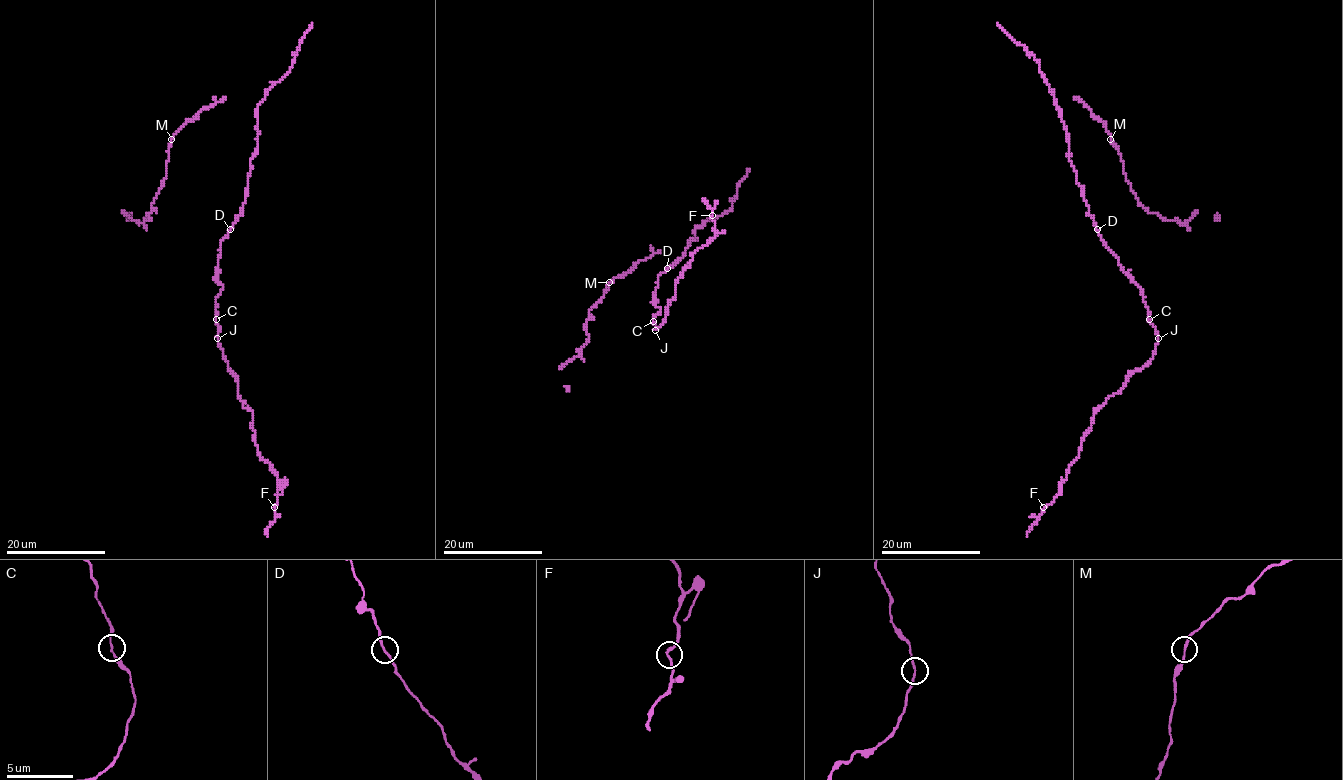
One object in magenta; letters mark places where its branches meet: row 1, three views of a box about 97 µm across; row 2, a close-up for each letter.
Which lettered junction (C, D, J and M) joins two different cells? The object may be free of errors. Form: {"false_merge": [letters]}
{"false_merge": ["J"]}

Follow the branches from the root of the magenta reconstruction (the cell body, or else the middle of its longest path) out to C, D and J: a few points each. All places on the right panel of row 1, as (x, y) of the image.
C: (1093, 217), (1104, 244), (1141, 289), (1150, 320)
D: (1093, 217), (1097, 229)
J: (1093, 217), (1104, 244), (1141, 289), (1148, 321), (1158, 338)

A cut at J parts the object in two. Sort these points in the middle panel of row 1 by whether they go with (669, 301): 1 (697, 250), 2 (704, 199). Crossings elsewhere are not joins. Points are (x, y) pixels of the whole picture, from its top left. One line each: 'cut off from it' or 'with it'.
1: with it
2: with it

